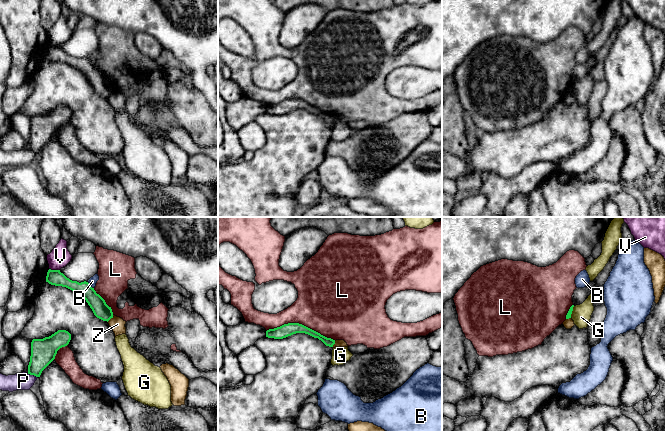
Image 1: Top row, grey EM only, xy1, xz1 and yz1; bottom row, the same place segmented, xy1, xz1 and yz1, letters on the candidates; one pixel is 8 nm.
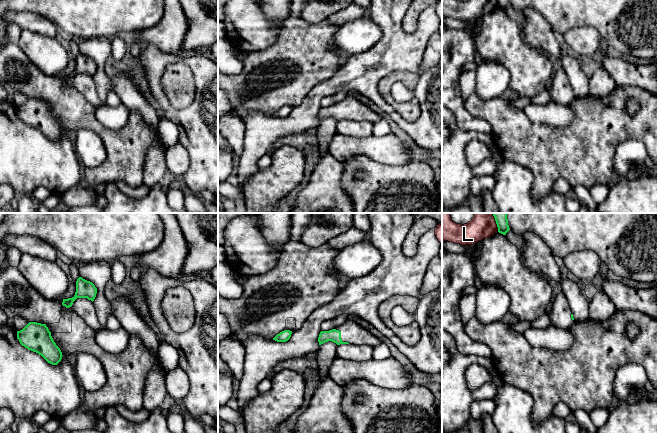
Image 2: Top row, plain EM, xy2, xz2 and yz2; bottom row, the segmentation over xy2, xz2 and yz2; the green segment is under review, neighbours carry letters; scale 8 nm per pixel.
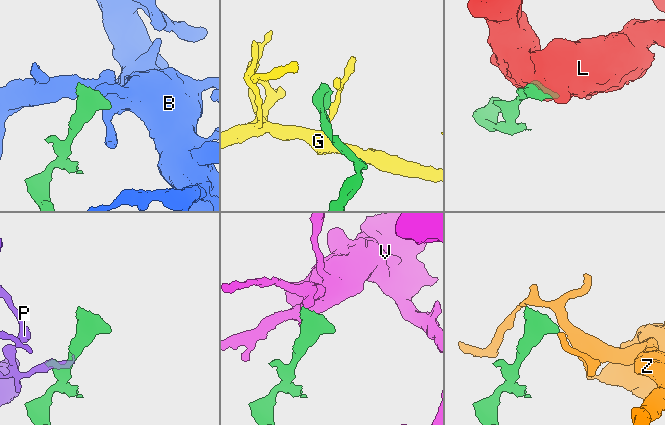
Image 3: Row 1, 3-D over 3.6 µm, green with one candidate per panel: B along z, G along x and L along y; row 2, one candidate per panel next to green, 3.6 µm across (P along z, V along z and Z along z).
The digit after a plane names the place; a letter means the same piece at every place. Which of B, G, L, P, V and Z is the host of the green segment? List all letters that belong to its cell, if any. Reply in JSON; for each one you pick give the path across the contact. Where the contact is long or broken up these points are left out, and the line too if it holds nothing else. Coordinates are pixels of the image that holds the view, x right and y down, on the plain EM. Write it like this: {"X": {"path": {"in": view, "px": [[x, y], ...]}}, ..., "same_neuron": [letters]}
{"same_neuron": []}

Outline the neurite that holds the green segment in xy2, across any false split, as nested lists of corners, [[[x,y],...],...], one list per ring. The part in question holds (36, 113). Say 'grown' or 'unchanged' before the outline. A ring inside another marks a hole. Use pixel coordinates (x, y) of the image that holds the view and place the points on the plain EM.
unchanged | [[[29,98],[22,106],[17,107],[17,115],[22,122],[38,129],[52,141],[57,141],[62,135],[62,128],[46,100]]]

